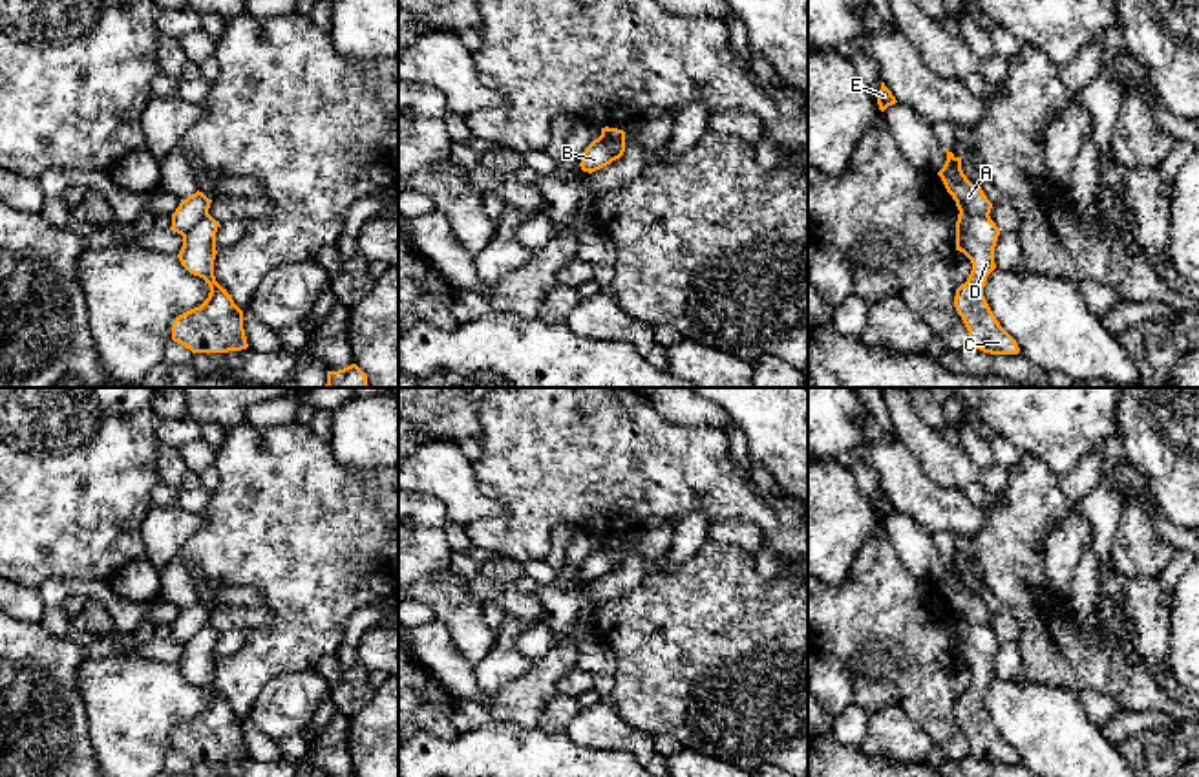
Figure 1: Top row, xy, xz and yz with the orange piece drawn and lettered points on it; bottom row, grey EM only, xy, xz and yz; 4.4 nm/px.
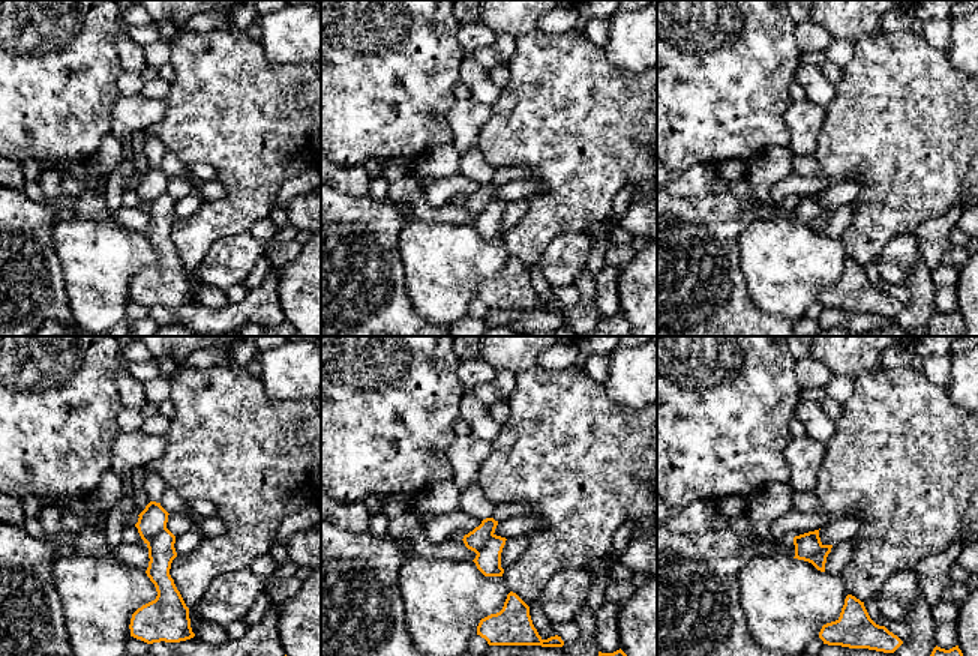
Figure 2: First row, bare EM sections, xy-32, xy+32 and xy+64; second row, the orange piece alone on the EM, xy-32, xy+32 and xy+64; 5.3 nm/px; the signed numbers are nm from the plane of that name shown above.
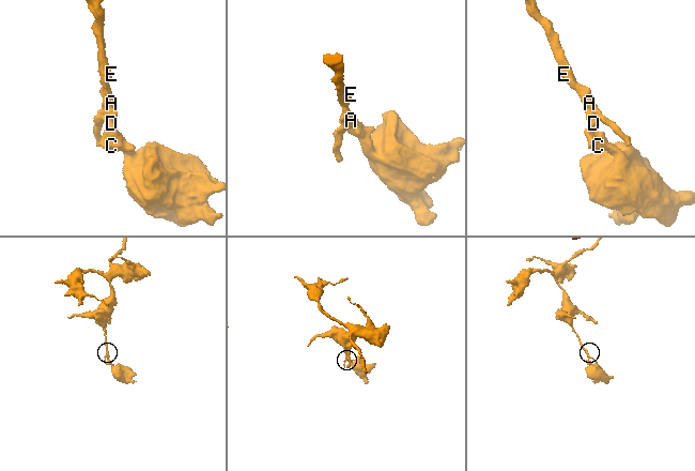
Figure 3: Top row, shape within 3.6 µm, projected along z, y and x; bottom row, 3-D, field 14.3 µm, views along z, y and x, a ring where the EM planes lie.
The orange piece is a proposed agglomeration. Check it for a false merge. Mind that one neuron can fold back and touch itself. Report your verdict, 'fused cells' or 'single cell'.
fused cells

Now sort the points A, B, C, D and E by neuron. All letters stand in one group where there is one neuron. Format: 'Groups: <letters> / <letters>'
Groups: A B E / C D

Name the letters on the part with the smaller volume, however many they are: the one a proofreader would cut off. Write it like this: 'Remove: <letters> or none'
Remove: C, D

